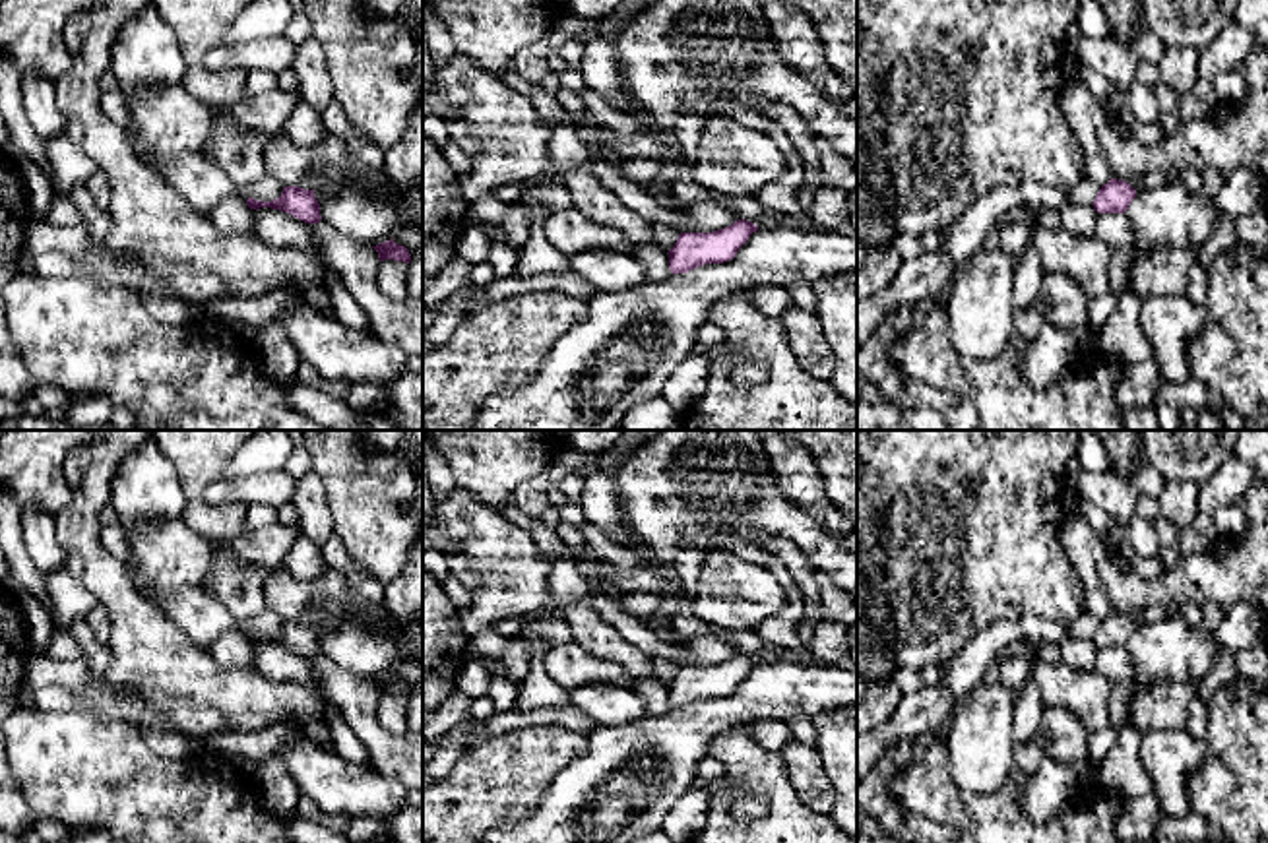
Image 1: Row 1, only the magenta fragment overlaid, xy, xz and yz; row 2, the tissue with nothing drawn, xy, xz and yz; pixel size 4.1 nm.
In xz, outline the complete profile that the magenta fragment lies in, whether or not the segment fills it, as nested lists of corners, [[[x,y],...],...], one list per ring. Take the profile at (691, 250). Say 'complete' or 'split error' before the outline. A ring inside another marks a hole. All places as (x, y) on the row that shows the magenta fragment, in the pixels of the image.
complete | [[[739,219],[713,233],[681,233],[669,254],[671,273],[686,273],[706,264],[723,264],[735,258],[739,248],[758,227]]]

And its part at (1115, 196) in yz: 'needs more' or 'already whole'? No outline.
already whole

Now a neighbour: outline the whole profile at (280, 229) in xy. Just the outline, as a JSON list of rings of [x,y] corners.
[[[271,207],[252,209],[252,215],[254,234],[266,244],[273,248],[301,250],[324,262],[308,223]]]

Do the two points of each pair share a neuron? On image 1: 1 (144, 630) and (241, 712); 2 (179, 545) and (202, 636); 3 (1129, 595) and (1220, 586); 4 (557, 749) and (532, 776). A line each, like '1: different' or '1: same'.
1: same
2: same
3: same
4: same

